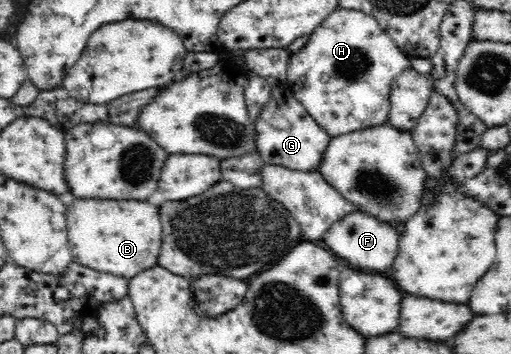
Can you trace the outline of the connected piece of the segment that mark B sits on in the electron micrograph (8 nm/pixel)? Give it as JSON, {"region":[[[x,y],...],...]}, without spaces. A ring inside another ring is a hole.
{"region":[[[74,200],[72,206],[68,206],[68,220],[67,220],[67,234],[69,240],[69,247],[72,251],[73,258],[76,262],[86,265],[92,270],[106,274],[114,274],[114,276],[121,276],[122,278],[131,279],[136,276],[139,272],[149,269],[157,264],[157,260],[160,254],[162,244],[162,222],[160,222],[160,216],[158,216],[158,208],[150,206],[148,202],[136,202],[136,200]]]}

